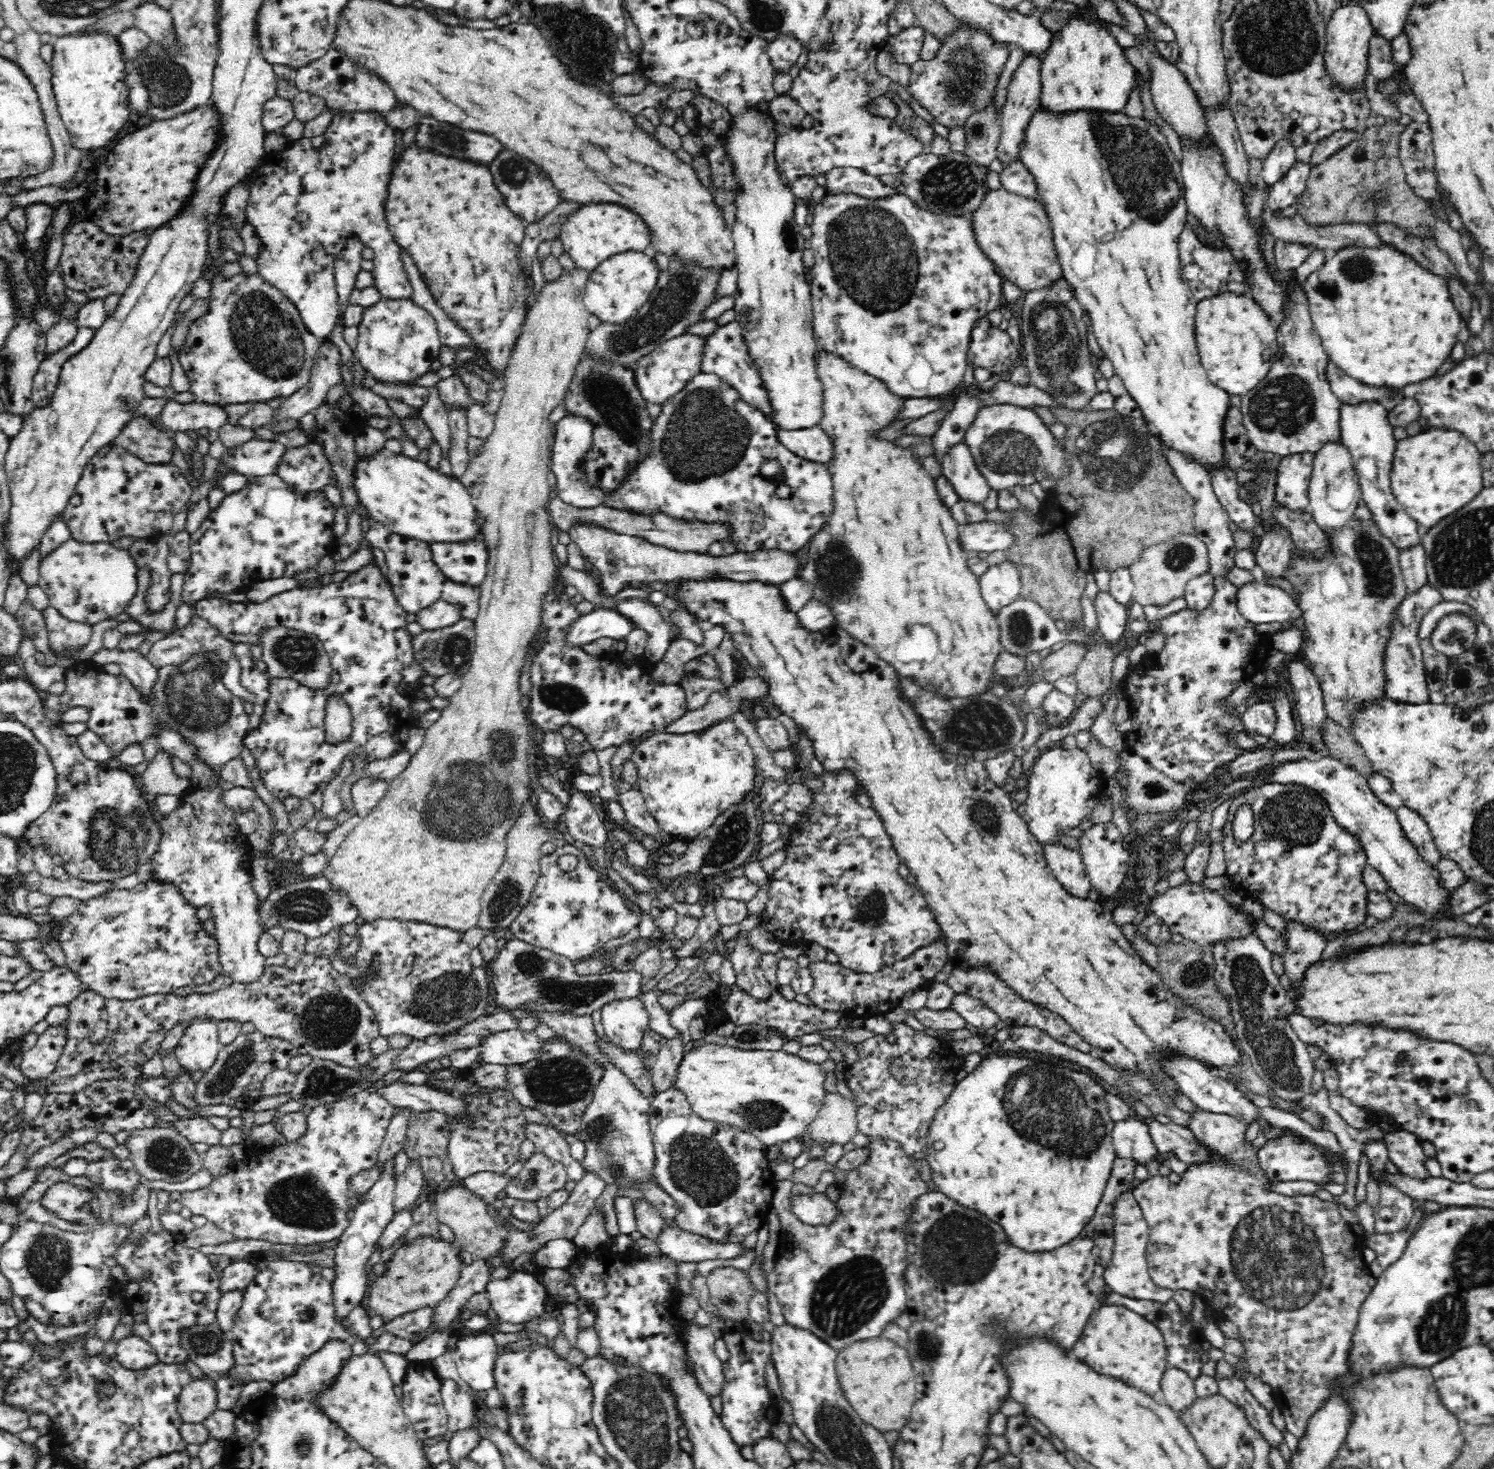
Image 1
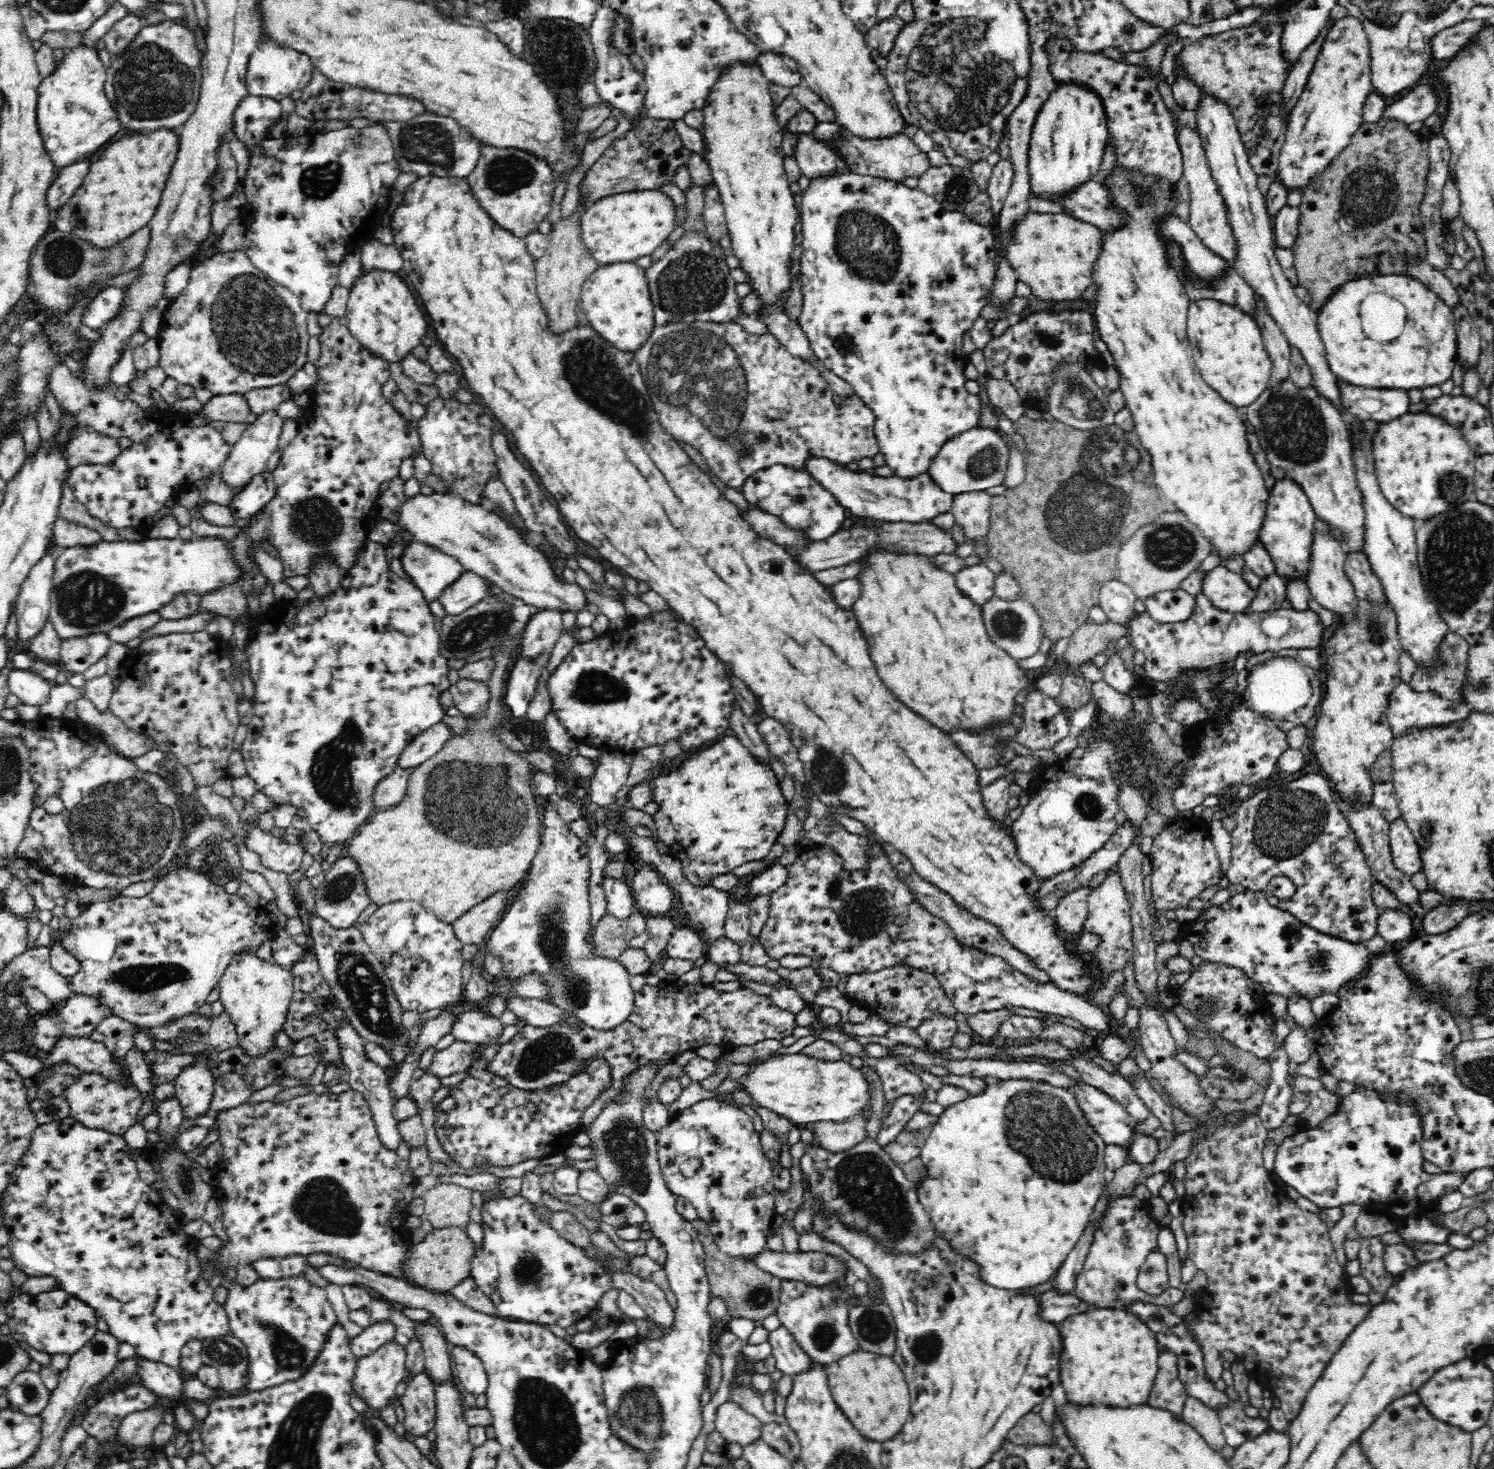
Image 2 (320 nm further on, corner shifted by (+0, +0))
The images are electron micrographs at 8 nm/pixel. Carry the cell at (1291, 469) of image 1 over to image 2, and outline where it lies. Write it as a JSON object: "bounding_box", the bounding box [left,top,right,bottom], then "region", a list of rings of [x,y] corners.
{"bounding_box":[1258,477,1317,579],"region":[[[1290,477],[1277,480],[1269,490],[1264,524],[1258,532],[1259,541],[1268,549],[1275,563],[1276,572],[1282,574],[1285,579],[1292,576],[1308,574],[1310,558],[1309,546],[1312,545],[1314,536],[1314,522],[1317,517],[1314,513],[1309,496],[1304,493],[1298,481]]]}

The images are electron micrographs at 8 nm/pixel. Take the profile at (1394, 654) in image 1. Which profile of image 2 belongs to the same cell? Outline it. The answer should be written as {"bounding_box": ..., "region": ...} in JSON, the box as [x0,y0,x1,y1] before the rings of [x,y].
{"bounding_box":[1387,680,1470,737],"region":[[[1401,680],[1390,695],[1387,719],[1394,737],[1397,737],[1408,727],[1429,727],[1440,723],[1456,722],[1462,720],[1469,712],[1470,706],[1466,702],[1444,699],[1436,692],[1414,690],[1409,682]]]}

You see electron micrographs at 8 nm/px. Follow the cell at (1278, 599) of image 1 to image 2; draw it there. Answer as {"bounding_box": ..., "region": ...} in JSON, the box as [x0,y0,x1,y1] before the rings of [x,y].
{"bounding_box":[1202,565,1256,613],"region":[[[1224,565],[1209,572],[1202,593],[1208,595],[1216,607],[1233,613],[1246,613],[1256,600],[1256,589],[1250,587],[1241,574],[1227,570]]]}

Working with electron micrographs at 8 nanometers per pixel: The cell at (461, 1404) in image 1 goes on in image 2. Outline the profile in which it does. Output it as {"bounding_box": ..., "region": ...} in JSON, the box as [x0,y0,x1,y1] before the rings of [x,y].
{"bounding_box":[414,1322,456,1384],"region":[[[416,1322],[414,1336],[422,1341],[425,1354],[423,1368],[433,1382],[444,1384],[444,1382],[456,1381],[453,1360],[449,1354],[451,1345],[439,1327],[435,1323]]]}

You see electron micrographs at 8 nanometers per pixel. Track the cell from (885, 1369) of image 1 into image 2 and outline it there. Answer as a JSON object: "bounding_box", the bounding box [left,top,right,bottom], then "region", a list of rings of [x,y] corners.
{"bounding_box":[826,1348,910,1440],"region":[[[862,1348],[826,1365],[832,1397],[852,1424],[865,1437],[876,1440],[892,1438],[900,1432],[910,1416],[910,1387],[904,1371],[894,1357],[873,1353]]]}

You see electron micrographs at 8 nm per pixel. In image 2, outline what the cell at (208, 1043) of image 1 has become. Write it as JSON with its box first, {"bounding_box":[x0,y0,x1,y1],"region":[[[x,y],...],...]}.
{"bounding_box":[174,1053,215,1118],"region":[[[210,1053],[196,1056],[194,1064],[184,1066],[174,1080],[176,1096],[184,1108],[185,1118],[210,1115],[209,1104],[214,1092],[215,1078],[210,1072]]]}

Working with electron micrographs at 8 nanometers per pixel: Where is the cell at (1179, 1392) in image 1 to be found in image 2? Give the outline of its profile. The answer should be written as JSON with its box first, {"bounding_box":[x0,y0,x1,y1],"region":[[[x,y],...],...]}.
{"bounding_box":[1180,1395,1226,1453],"region":[[[1190,1395],[1186,1397],[1180,1418],[1194,1427],[1214,1451],[1220,1453],[1222,1448],[1226,1446],[1225,1434],[1217,1412],[1200,1401],[1198,1397]]]}

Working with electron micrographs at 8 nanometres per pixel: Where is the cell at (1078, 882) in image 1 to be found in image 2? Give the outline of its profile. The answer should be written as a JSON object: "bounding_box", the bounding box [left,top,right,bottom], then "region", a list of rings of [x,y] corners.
{"bounding_box":[1053,885,1092,936],"region":[[[1082,885],[1071,891],[1066,891],[1059,899],[1053,913],[1056,915],[1058,927],[1064,933],[1078,936],[1083,928],[1083,922],[1088,914],[1088,896],[1092,888]]]}

